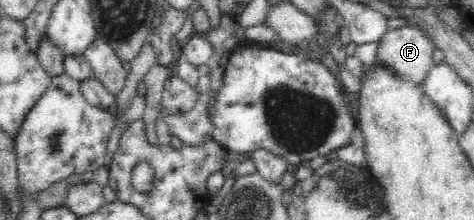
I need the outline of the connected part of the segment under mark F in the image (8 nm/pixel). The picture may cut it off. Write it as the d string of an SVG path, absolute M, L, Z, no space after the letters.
M405 24L394 30L386 30L379 41L376 61L401 79L422 85L429 71L436 65L433 60L435 48L421 29Z

